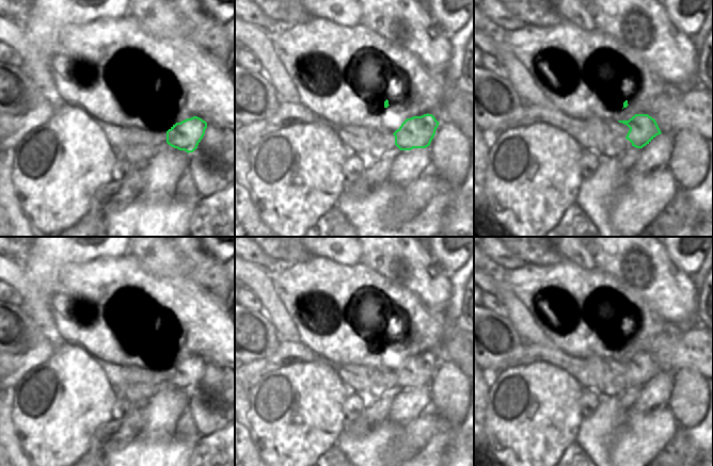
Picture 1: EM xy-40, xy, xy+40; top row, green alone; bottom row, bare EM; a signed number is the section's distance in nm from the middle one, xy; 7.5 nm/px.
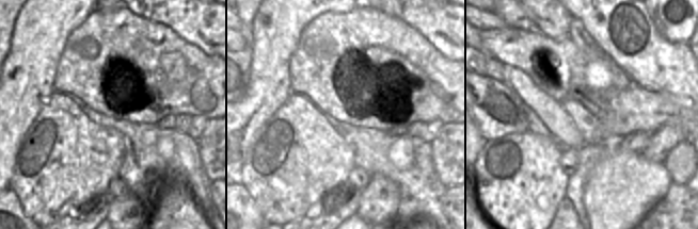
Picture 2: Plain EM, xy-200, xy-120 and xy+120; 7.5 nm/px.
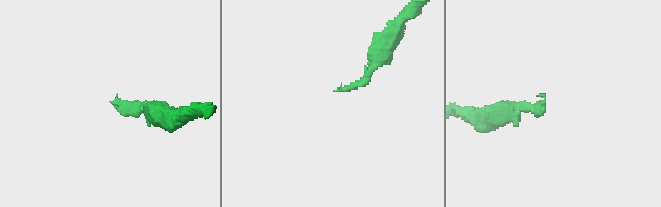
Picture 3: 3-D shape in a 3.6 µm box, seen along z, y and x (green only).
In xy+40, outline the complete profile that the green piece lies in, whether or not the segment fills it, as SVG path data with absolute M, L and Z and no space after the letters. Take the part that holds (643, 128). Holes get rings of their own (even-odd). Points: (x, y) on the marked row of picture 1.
M635 114L629 120L618 122L630 128L625 139L636 148L643 148L662 133L655 119L648 114Z

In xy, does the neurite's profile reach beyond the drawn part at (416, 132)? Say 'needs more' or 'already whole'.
already whole

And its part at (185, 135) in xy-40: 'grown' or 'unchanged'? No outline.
unchanged

